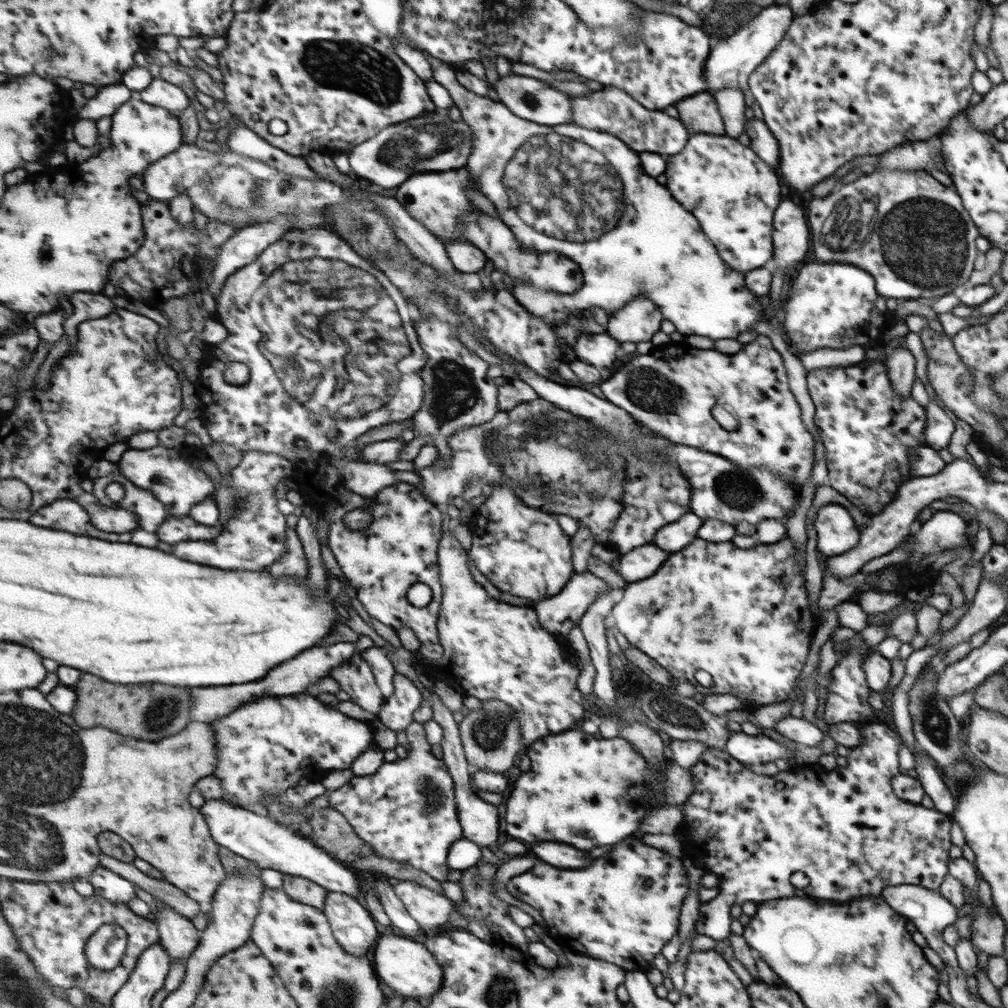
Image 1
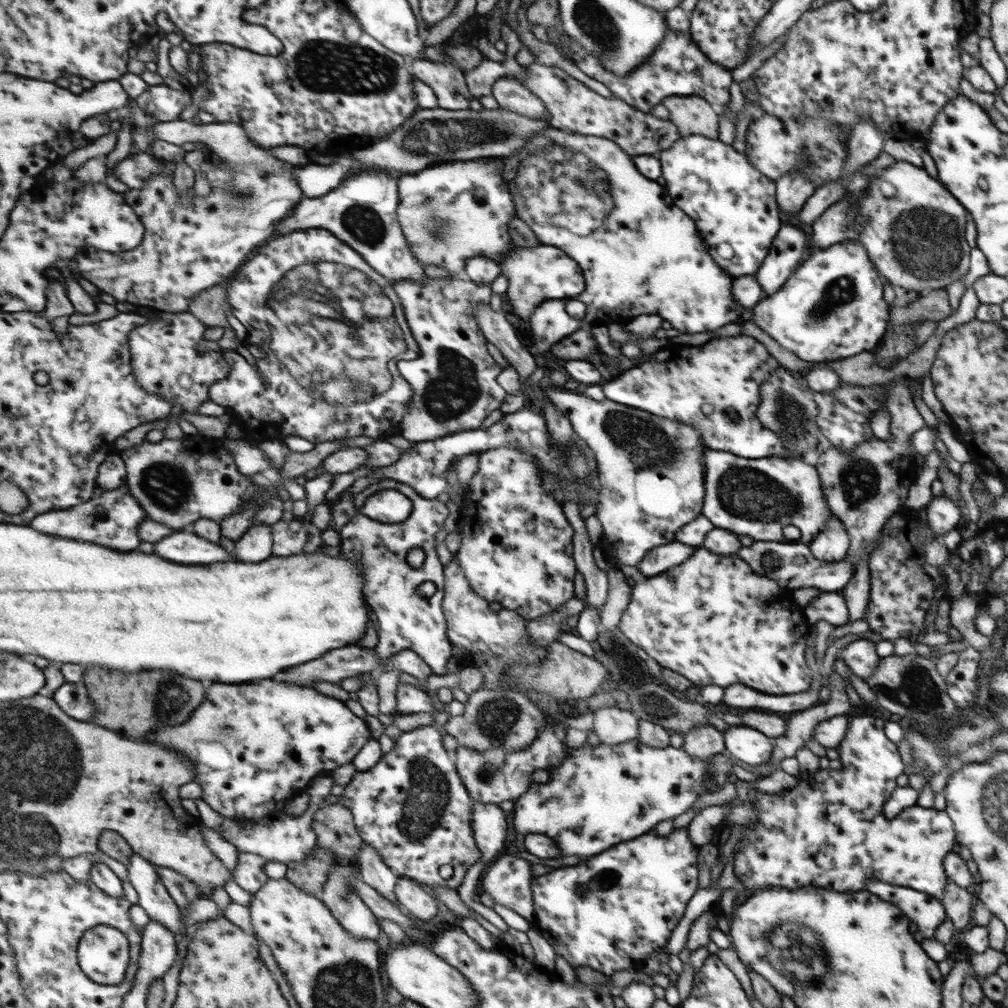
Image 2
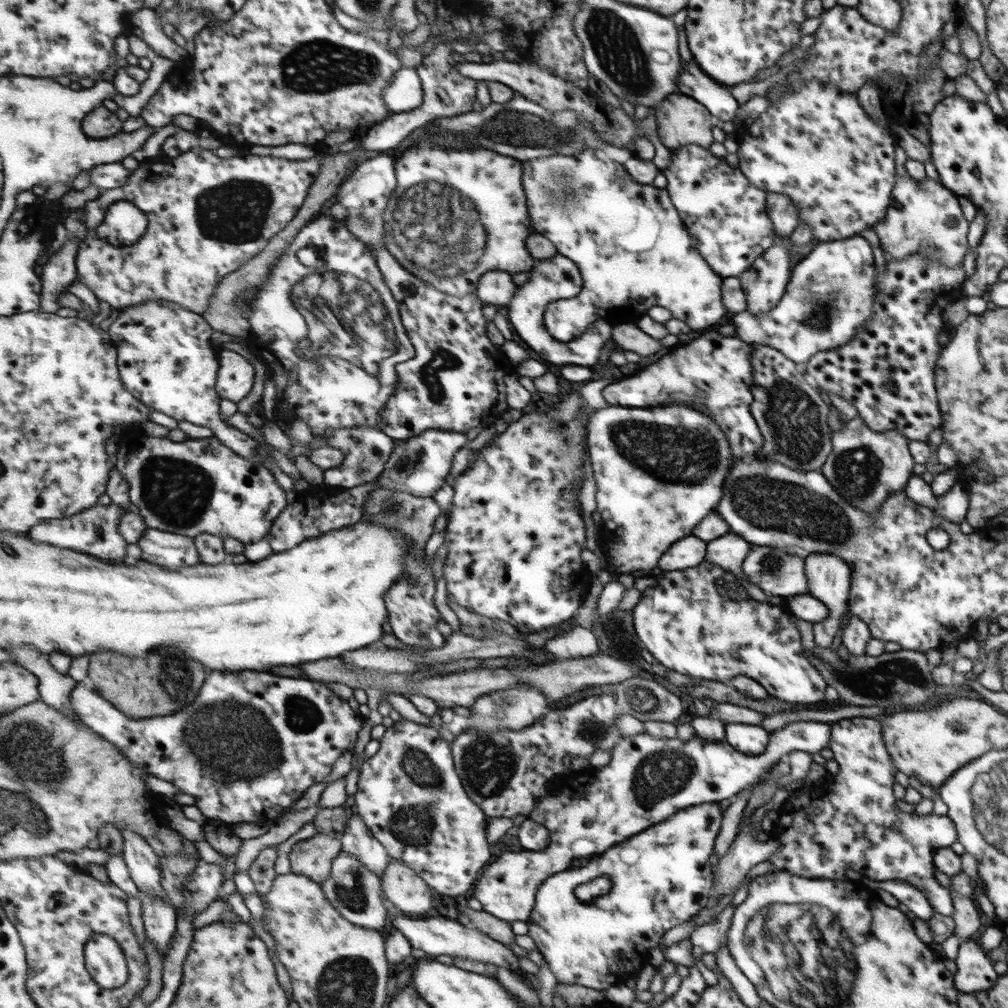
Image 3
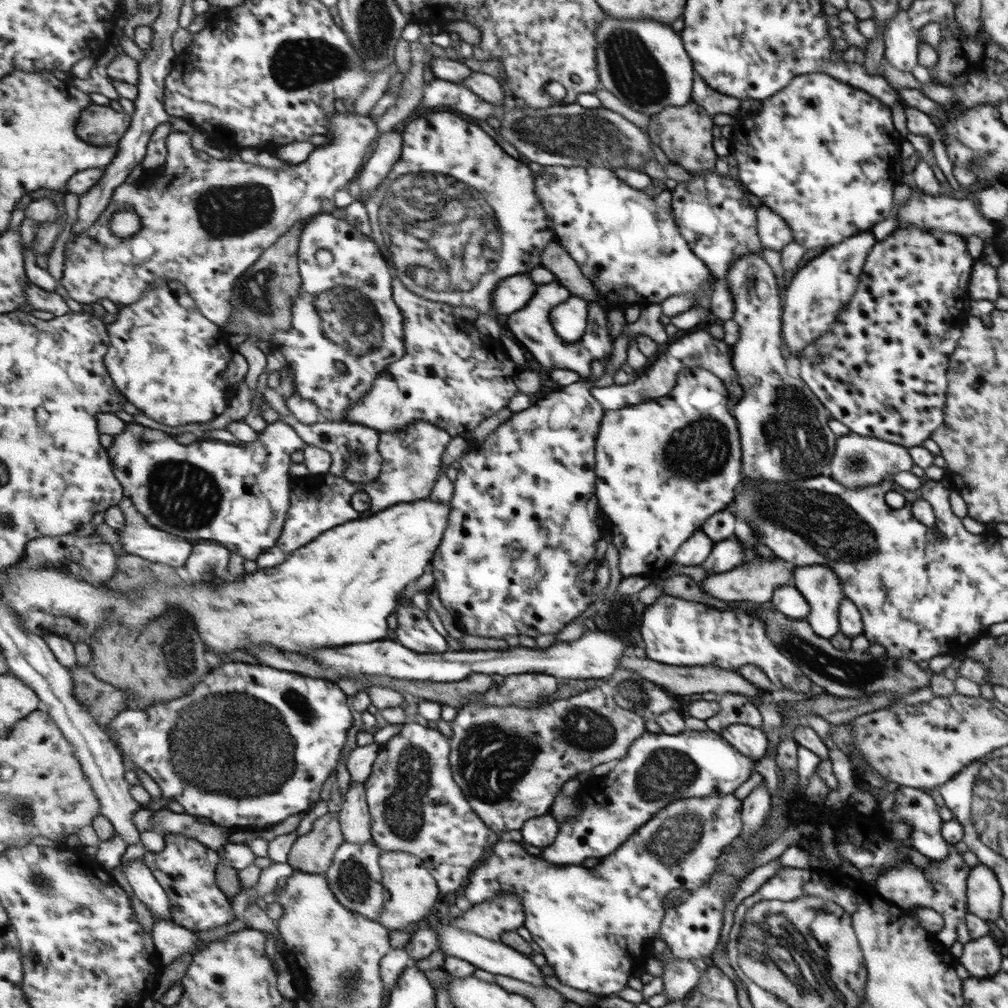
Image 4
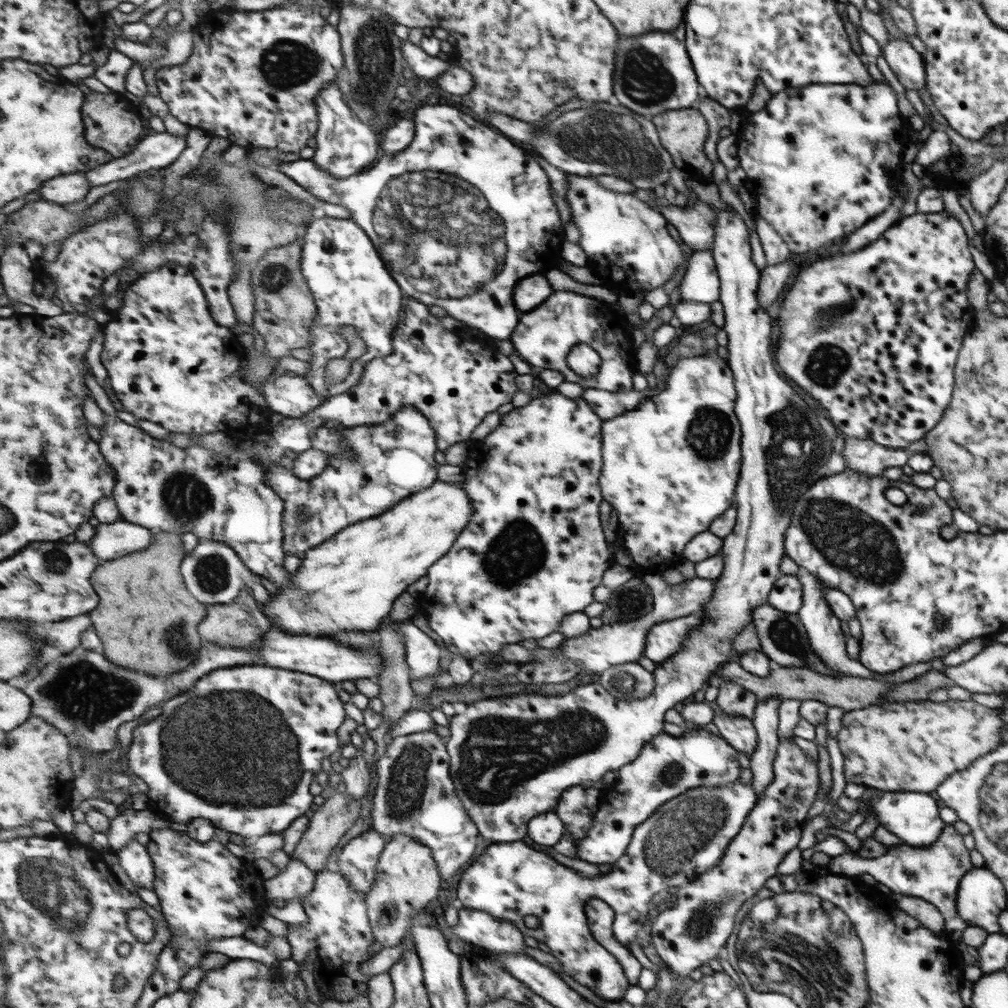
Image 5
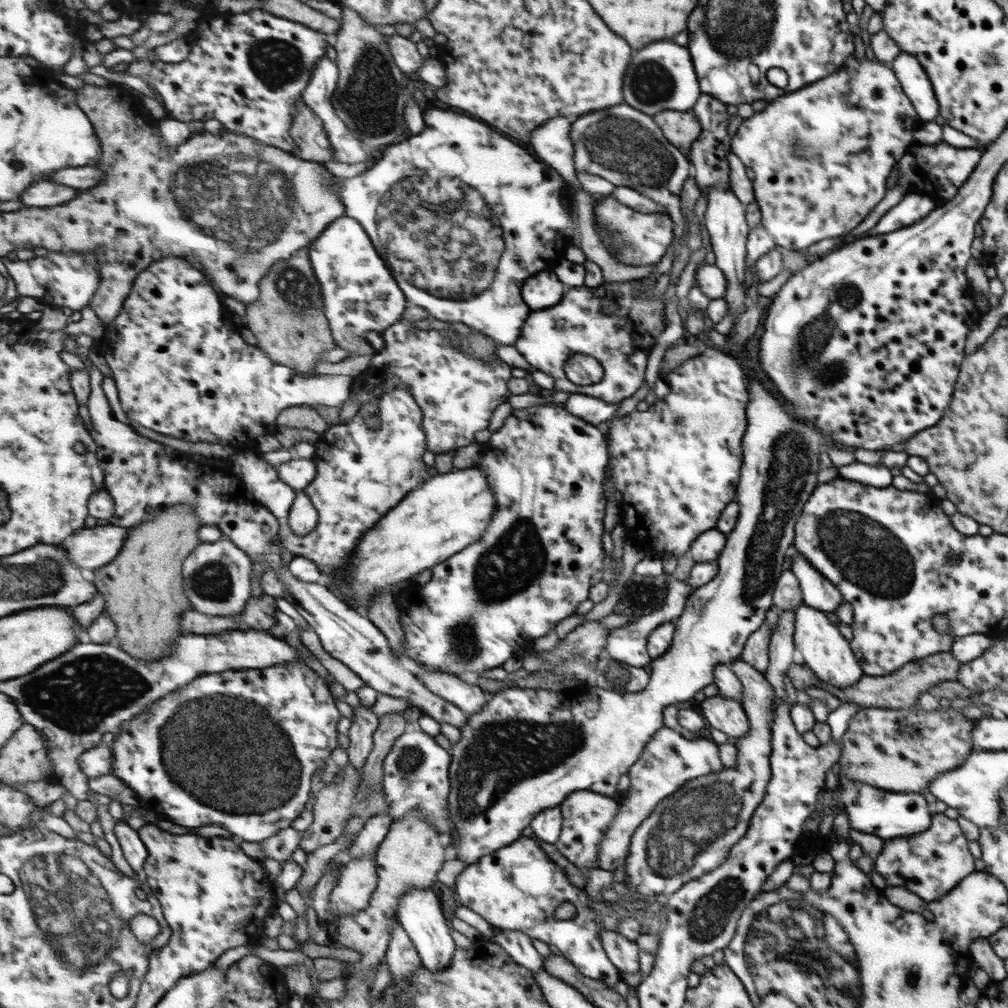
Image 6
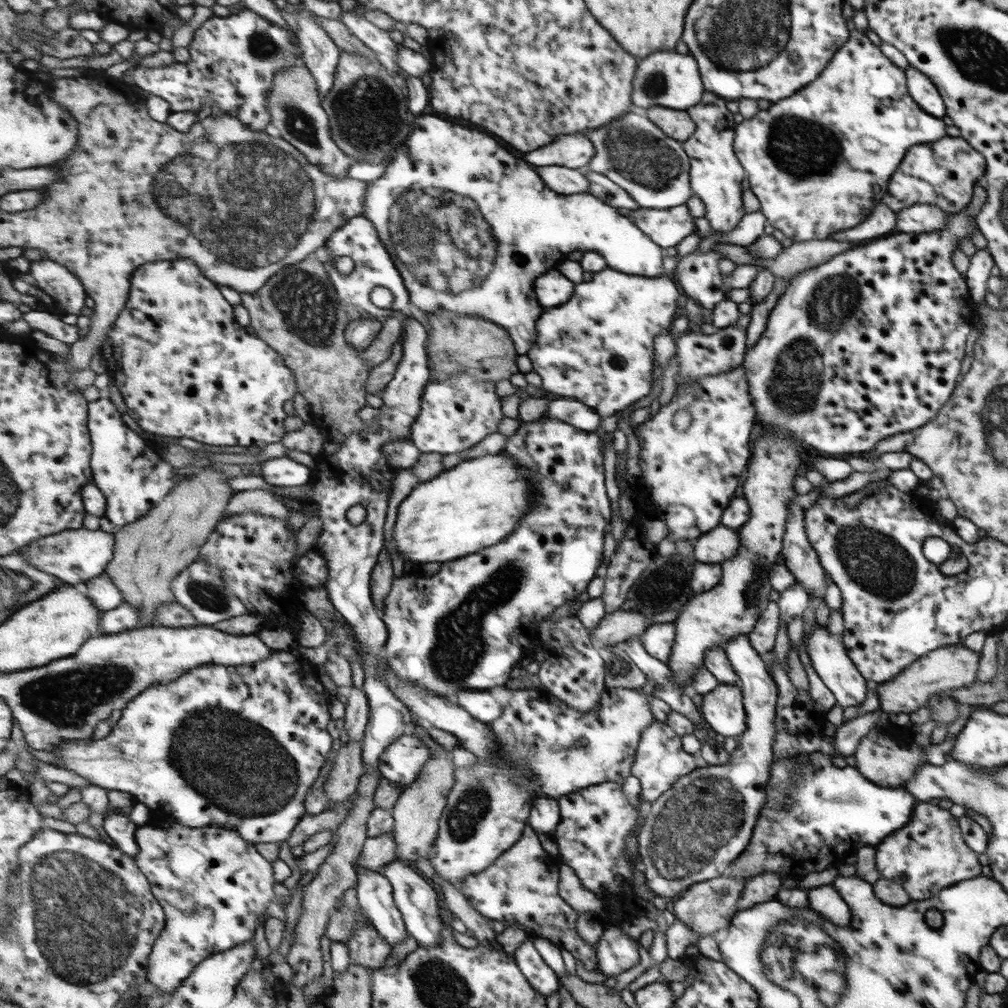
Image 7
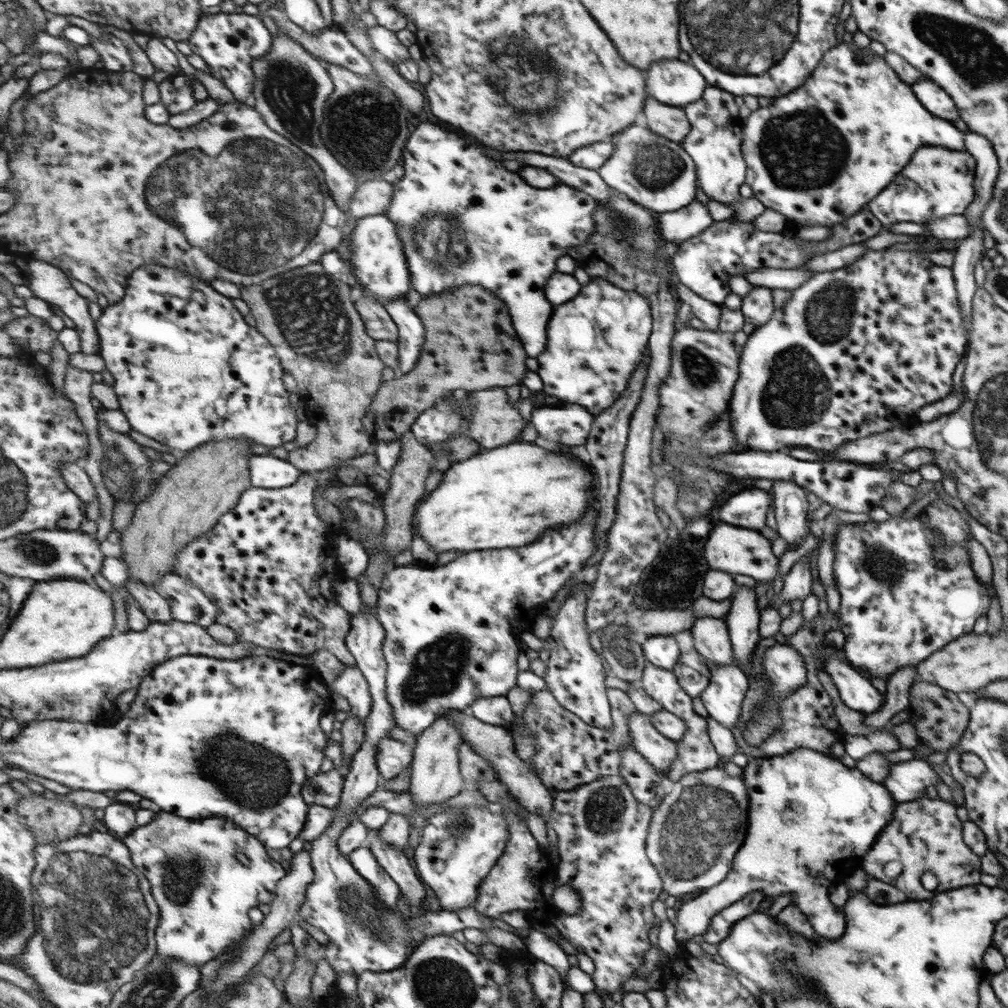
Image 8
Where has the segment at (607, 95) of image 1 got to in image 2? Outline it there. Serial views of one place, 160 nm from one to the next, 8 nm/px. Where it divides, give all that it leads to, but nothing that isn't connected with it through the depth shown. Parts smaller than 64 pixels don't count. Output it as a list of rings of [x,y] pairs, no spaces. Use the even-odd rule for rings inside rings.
[[[534,61],[524,68],[525,78],[520,83],[530,88],[544,102],[552,118],[557,119],[569,132],[597,136],[613,141],[631,158],[641,155],[656,156],[680,139],[677,127],[669,120],[644,113],[617,97],[605,98],[591,91],[583,83],[567,75],[561,68],[545,66]]]

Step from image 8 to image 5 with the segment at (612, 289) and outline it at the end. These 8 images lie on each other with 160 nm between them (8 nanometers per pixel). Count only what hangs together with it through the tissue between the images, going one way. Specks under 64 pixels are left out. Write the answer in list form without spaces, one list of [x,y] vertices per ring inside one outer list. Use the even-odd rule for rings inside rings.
[[[555,292],[537,307],[535,312],[520,314],[521,322],[510,340],[516,352],[529,365],[563,372],[563,380],[571,382],[571,370],[565,366],[567,352],[577,344],[587,344],[601,358],[599,372],[587,378],[581,388],[599,388],[607,392],[631,390],[631,372],[635,372],[636,352],[634,350],[635,329],[629,332],[625,316],[613,308],[613,303],[604,303],[591,297],[579,296],[573,292]]]

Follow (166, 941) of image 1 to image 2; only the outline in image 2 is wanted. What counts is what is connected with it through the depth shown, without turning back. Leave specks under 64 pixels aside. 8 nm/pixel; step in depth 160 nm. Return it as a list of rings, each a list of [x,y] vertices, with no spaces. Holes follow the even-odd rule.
[[[135,854],[127,866],[128,879],[139,894],[139,904],[149,916],[177,936],[181,936],[186,927],[182,920],[183,911],[165,888],[165,884],[161,882],[159,867]]]

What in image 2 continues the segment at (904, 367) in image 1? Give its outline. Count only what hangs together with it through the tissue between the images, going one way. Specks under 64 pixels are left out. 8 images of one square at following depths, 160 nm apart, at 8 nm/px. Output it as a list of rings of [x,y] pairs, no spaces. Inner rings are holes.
[[[906,378],[897,382],[891,381],[890,392],[886,393],[886,410],[890,415],[888,432],[890,437],[887,439],[871,439],[855,448],[853,451],[844,451],[836,446],[829,445],[823,452],[819,453],[814,468],[818,472],[818,478],[825,493],[826,503],[834,516],[842,521],[842,525],[849,537],[849,546],[846,556],[852,562],[852,573],[848,578],[847,584],[838,593],[843,597],[847,607],[847,623],[863,619],[865,607],[868,603],[870,591],[870,576],[868,575],[868,557],[866,550],[874,546],[872,542],[880,536],[880,530],[884,527],[885,521],[895,512],[903,507],[903,502],[907,498],[907,489],[916,480],[916,466],[914,458],[910,455],[910,436],[916,431],[925,427],[923,419],[918,414],[912,402],[912,395],[904,384]]]

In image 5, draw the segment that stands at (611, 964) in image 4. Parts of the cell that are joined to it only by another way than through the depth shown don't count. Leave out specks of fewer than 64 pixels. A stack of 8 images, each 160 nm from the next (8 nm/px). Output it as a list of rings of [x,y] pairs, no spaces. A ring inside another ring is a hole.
[[[734,780],[733,783],[722,787],[690,788],[658,806],[644,823],[635,828],[626,853],[610,866],[611,870],[594,878],[579,876],[571,868],[559,864],[549,854],[543,854],[527,846],[525,842],[493,843],[462,871],[458,884],[458,899],[468,909],[488,912],[495,918],[506,918],[514,922],[526,936],[532,936],[544,943],[550,953],[561,962],[564,972],[575,982],[586,986],[605,1001],[615,1001],[622,998],[629,982],[626,976],[623,976],[621,966],[617,964],[615,958],[605,954],[603,945],[589,932],[584,913],[585,903],[592,898],[605,902],[614,912],[612,921],[614,937],[620,943],[627,945],[629,940],[633,940],[631,922],[641,922],[641,918],[645,920],[647,902],[651,900],[653,894],[659,894],[659,890],[664,890],[663,886],[679,888],[703,875],[703,872],[718,867],[730,841],[742,830],[743,824],[756,805],[757,798],[752,780],[746,783]],[[529,914],[539,918],[539,925],[535,929],[527,928],[525,924],[525,916]]]

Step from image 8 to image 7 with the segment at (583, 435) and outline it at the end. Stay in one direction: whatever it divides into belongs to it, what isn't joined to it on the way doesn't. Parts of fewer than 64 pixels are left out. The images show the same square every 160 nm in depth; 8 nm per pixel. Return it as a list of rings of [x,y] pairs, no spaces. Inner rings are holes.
[[[565,398],[551,402],[551,406],[544,416],[555,416],[555,419],[566,421],[575,428],[581,428],[583,432],[597,430],[601,420],[593,408],[587,407],[577,400],[565,400]]]

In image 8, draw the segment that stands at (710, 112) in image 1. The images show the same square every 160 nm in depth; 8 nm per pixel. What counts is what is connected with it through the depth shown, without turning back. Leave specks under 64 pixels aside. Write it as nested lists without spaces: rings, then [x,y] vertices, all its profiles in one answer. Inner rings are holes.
[[[648,96],[643,114],[651,133],[665,137],[666,140],[680,143],[690,133],[691,124],[679,107],[665,106]]]

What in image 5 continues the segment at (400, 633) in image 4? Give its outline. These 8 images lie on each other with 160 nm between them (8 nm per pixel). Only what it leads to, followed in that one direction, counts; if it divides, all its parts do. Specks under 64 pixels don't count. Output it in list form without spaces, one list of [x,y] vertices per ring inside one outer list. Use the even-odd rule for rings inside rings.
[[[407,620],[400,622],[407,645],[407,662],[410,664],[413,679],[434,676],[435,686],[444,687],[449,682],[447,671],[441,671],[441,646],[437,646],[421,628]]]

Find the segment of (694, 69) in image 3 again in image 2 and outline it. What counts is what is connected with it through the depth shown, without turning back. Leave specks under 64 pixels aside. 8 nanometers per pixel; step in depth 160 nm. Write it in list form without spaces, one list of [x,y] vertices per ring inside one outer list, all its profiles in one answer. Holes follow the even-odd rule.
[[[558,11],[558,24],[554,30],[547,29],[548,41],[554,44],[559,50],[565,49],[570,54],[570,60],[583,74],[604,84],[613,96],[621,99],[629,106],[644,113],[651,112],[656,104],[660,104],[663,99],[670,96],[686,96],[704,98],[716,111],[721,111],[723,106],[729,102],[729,84],[731,84],[730,71],[722,65],[711,61],[699,49],[691,37],[685,33],[673,33],[670,29],[666,31],[666,36],[658,44],[654,54],[639,64],[630,74],[625,76],[615,76],[613,72],[605,68],[599,57],[594,56],[594,52],[587,52],[573,37],[567,36],[563,32],[563,21]]]

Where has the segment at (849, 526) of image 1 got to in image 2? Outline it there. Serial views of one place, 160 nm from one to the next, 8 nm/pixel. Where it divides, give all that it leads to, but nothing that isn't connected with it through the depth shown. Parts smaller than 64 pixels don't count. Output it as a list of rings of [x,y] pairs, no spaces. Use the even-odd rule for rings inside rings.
[[[828,516],[824,529],[813,538],[808,548],[813,558],[825,562],[839,562],[846,556],[849,546],[849,537],[836,516]]]

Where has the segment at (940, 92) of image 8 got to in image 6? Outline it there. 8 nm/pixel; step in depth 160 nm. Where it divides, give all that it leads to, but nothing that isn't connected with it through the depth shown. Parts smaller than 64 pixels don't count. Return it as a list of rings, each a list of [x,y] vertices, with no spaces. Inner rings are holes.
[[[900,50],[888,65],[897,75],[899,84],[902,84],[903,92],[910,99],[919,119],[925,123],[932,121],[938,115],[938,102],[926,72],[917,59]]]

